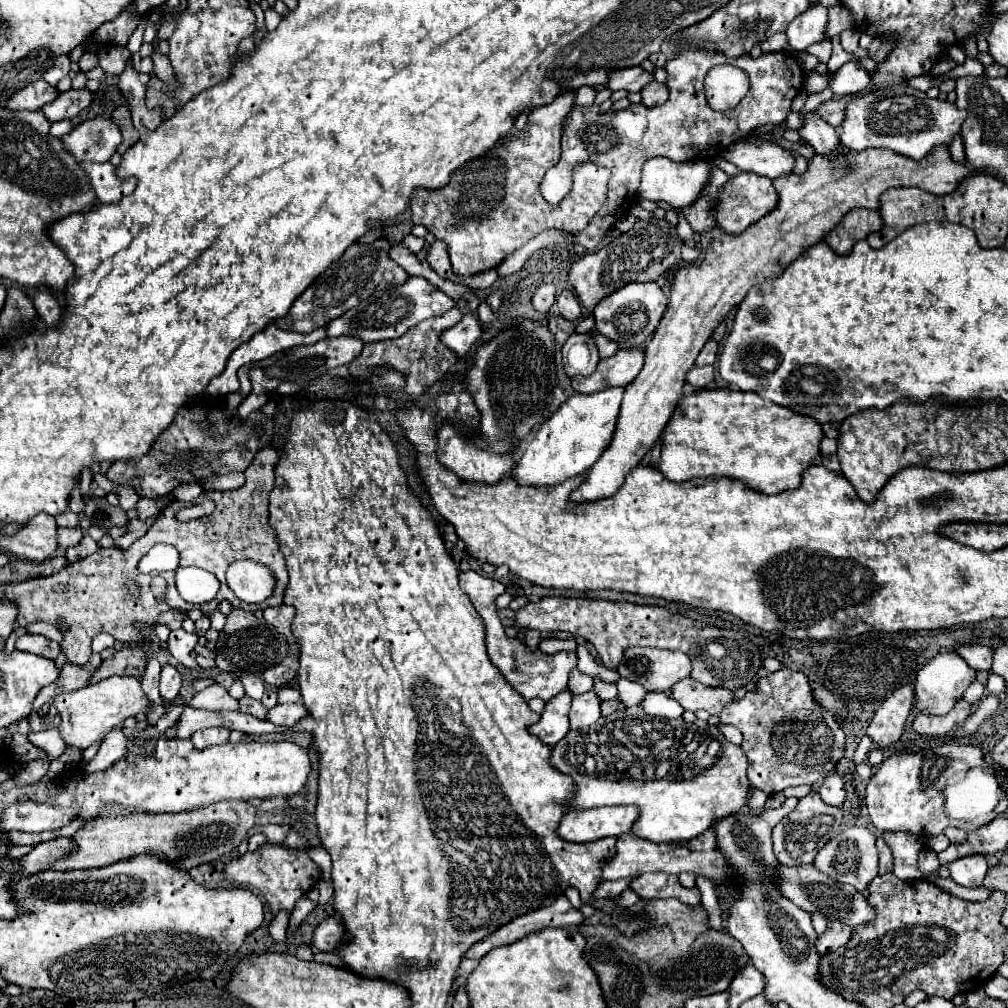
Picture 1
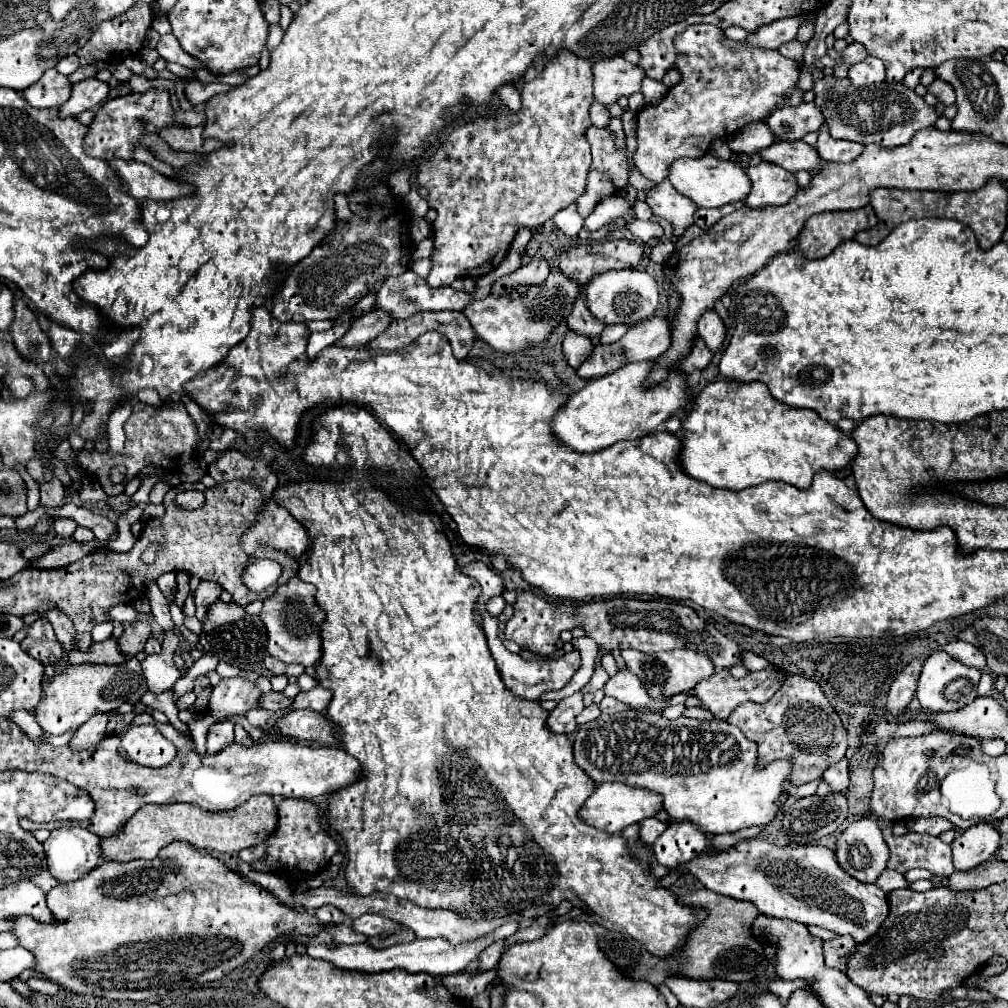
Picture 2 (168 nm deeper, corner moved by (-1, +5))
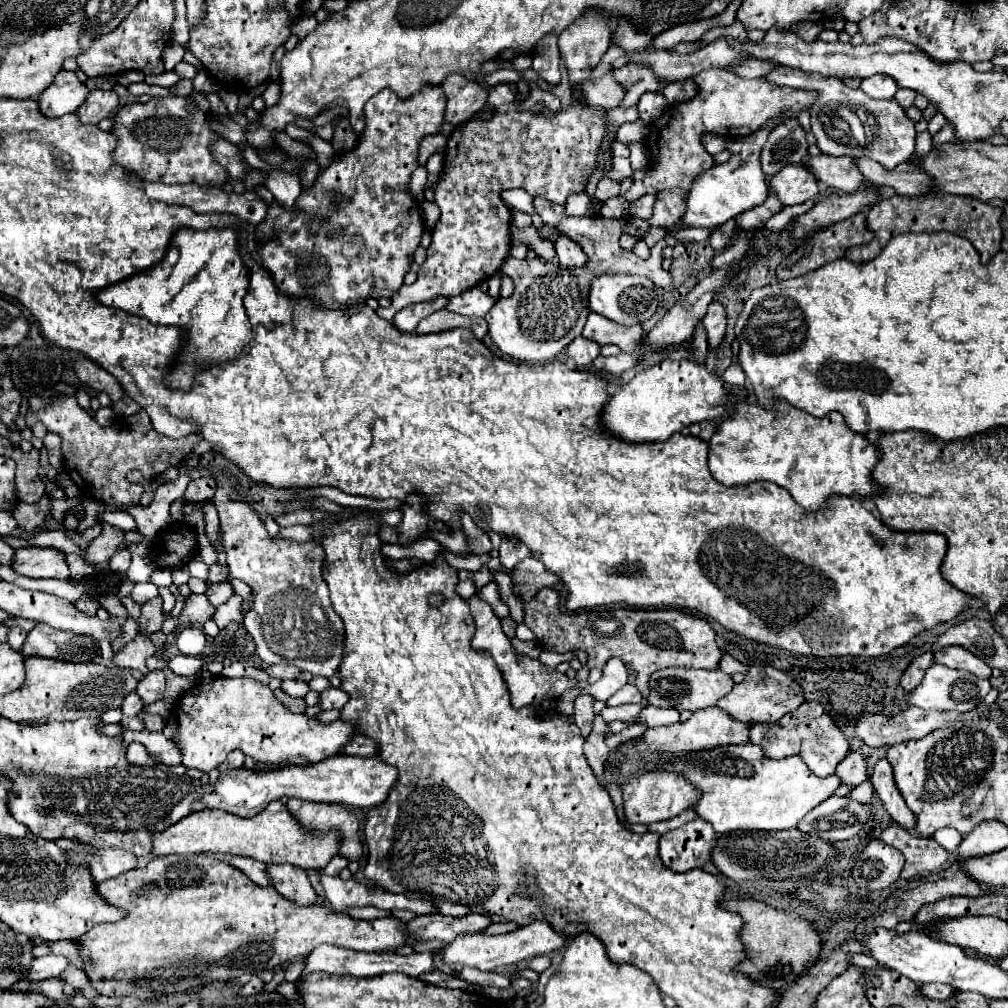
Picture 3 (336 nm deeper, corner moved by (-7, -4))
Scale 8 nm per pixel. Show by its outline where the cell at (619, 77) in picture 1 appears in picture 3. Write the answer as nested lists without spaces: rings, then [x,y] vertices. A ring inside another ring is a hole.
[[[609,70],[605,76],[597,80],[589,80],[581,84],[583,88],[583,98],[591,104],[603,106],[603,108],[617,108],[621,106],[627,90],[615,80],[613,70]]]

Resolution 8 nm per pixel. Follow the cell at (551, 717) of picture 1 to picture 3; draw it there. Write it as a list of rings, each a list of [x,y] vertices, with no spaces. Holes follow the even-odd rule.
[[[581,694],[575,700],[573,720],[575,720],[575,724],[577,724],[577,728],[581,730],[583,736],[587,736],[591,732],[591,728],[593,728],[593,716],[595,716],[593,702],[595,702],[595,698],[591,698],[589,694]]]

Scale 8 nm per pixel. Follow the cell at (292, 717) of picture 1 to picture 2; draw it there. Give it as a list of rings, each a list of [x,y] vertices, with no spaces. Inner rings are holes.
[[[315,687],[311,691],[301,691],[295,701],[293,707],[295,709],[313,709],[313,711],[327,711],[327,705],[331,703],[331,691],[323,689],[323,687]]]

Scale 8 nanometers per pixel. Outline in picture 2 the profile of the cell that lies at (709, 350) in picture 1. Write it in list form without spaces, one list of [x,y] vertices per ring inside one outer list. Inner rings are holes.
[[[709,309],[707,313],[703,313],[703,317],[697,323],[697,333],[705,341],[709,351],[717,351],[721,347],[725,339],[725,327],[715,309]]]

